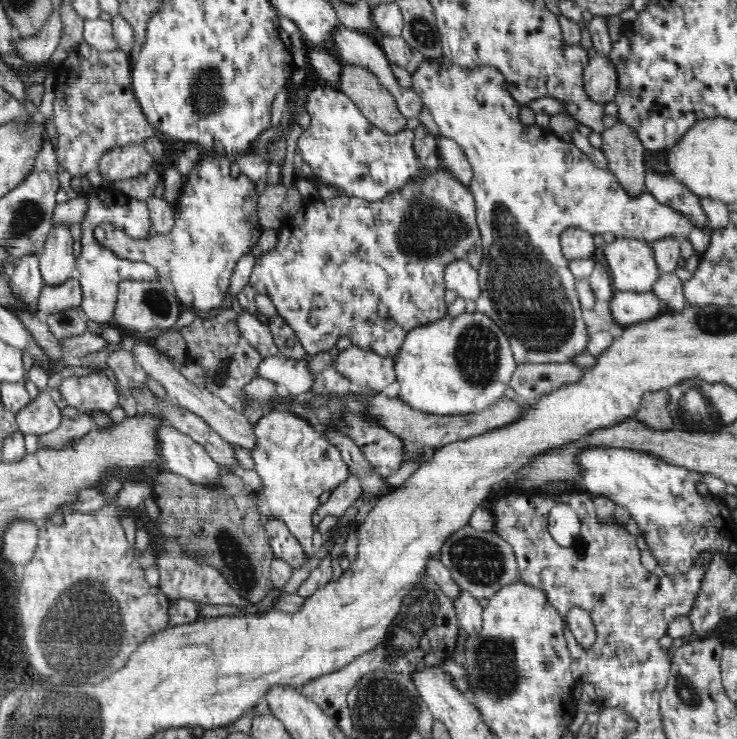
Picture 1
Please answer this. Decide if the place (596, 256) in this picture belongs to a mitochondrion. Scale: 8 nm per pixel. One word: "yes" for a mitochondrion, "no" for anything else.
no

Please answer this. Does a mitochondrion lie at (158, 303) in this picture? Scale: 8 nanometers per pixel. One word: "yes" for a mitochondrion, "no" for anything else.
yes

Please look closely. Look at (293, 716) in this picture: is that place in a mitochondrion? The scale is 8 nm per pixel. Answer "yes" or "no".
no

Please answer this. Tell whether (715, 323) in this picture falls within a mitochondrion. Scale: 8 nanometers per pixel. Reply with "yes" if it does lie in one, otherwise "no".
yes

